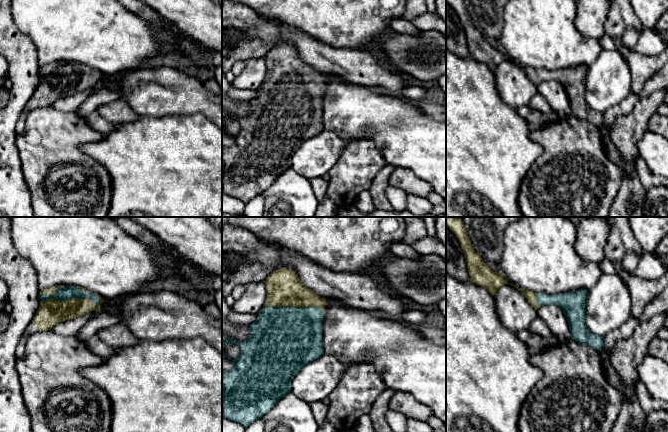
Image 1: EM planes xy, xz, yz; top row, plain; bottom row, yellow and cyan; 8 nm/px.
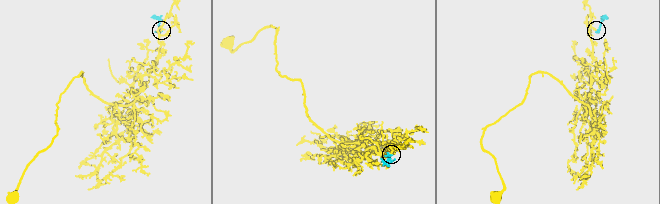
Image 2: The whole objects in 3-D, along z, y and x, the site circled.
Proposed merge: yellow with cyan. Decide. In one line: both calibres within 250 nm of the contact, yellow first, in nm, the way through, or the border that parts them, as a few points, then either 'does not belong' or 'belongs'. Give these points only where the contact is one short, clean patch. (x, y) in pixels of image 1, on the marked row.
200 nm thick on the yellow side, 110 nm on the other; belongs

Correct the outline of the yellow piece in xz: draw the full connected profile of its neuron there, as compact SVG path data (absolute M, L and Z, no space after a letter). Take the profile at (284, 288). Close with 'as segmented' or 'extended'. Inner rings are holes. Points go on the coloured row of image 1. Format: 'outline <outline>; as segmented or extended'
outline M280 268L271 272L265 280L267 299L264 307L258 313L258 319L249 324L251 335L244 341L236 341L222 334L222 358L233 361L232 370L222 370L223 415L228 420L248 427L286 394L291 392L291 380L307 363L324 354L321 324L325 314L326 299L318 296L305 287L300 278L291 268ZM235 344L240 349L240 355L231 359L224 353L223 347Z; extended

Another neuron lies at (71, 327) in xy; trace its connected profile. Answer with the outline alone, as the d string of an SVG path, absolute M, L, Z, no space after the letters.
M91 311L85 315L78 316L74 319L59 322L52 328L52 331L59 335L76 337L80 329L92 318L93 312L94 311Z

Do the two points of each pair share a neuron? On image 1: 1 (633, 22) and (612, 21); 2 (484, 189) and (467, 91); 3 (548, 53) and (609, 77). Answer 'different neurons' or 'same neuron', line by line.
1: same neuron
2: same neuron
3: different neurons

